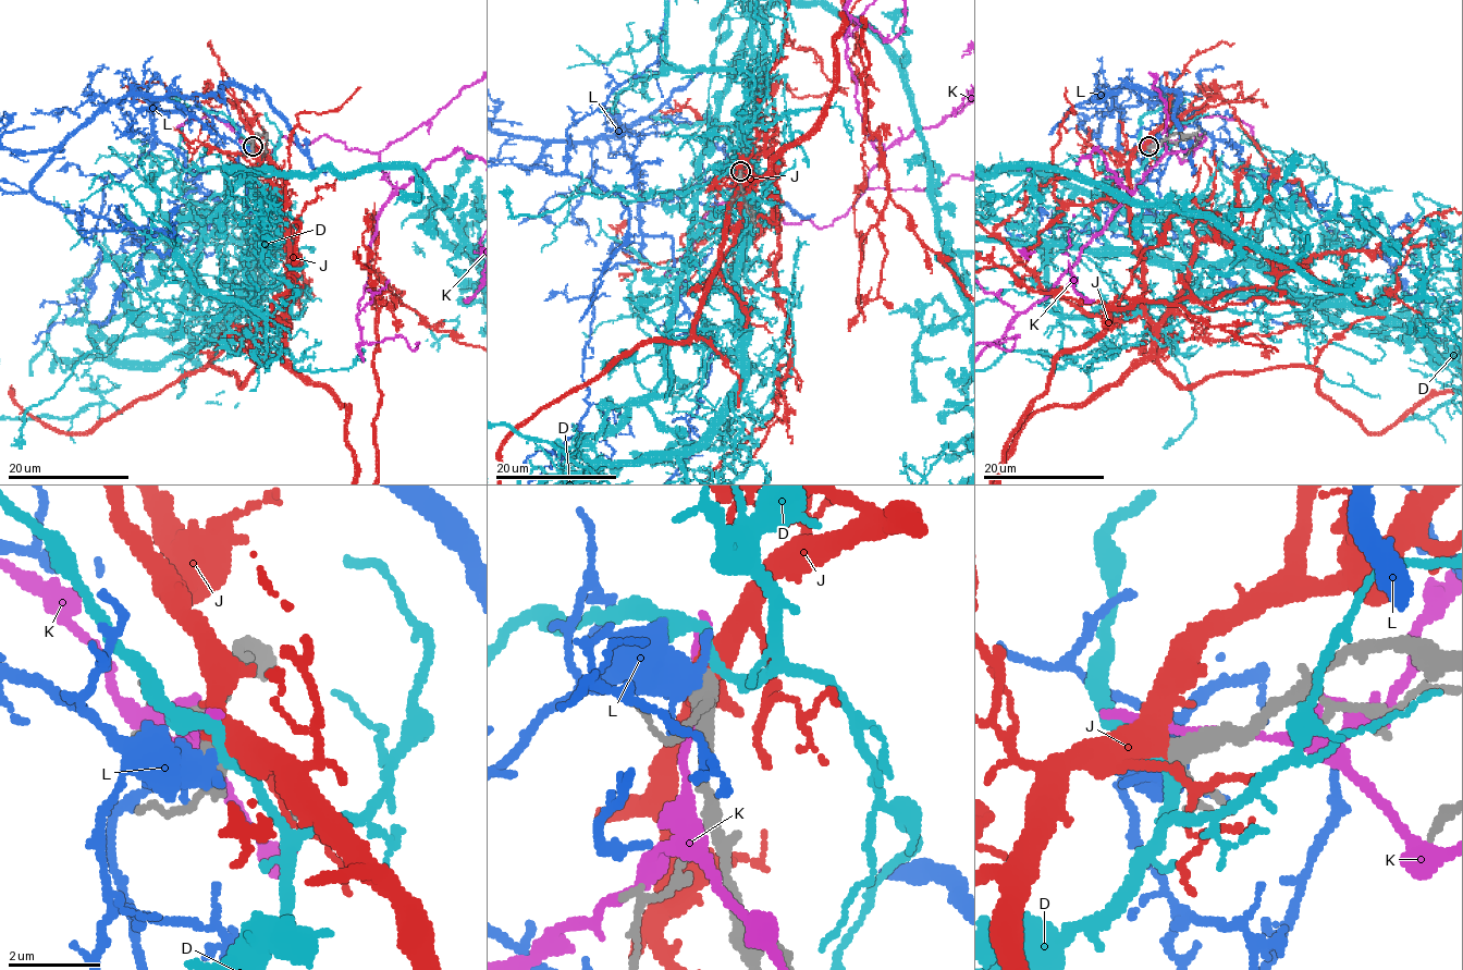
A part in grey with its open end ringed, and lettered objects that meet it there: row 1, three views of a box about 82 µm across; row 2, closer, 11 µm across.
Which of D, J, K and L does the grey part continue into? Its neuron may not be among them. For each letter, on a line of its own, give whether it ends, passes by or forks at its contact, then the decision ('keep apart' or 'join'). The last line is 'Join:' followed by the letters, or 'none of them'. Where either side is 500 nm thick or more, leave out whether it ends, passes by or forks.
D: it passes by; keep apart
J: it passes by; keep apart
K: it passes by; keep apart
L: keep apart
Join: none of them

